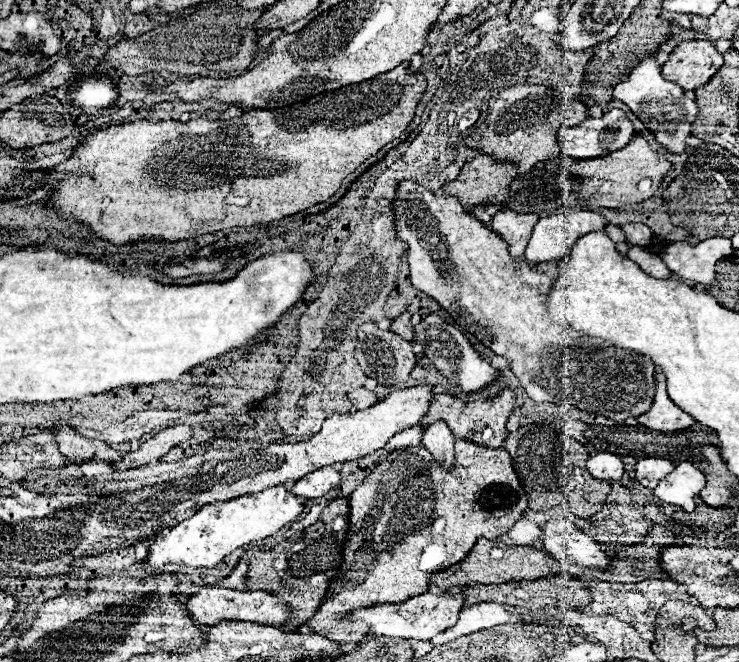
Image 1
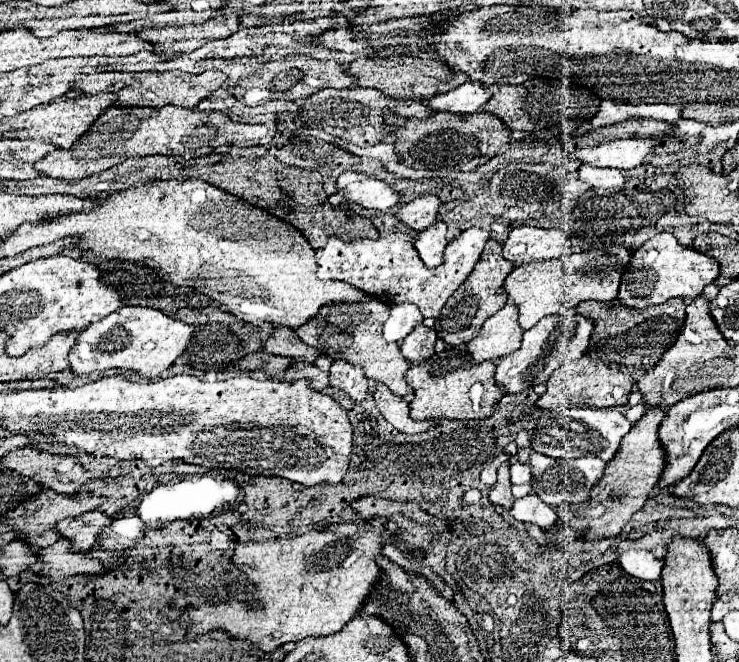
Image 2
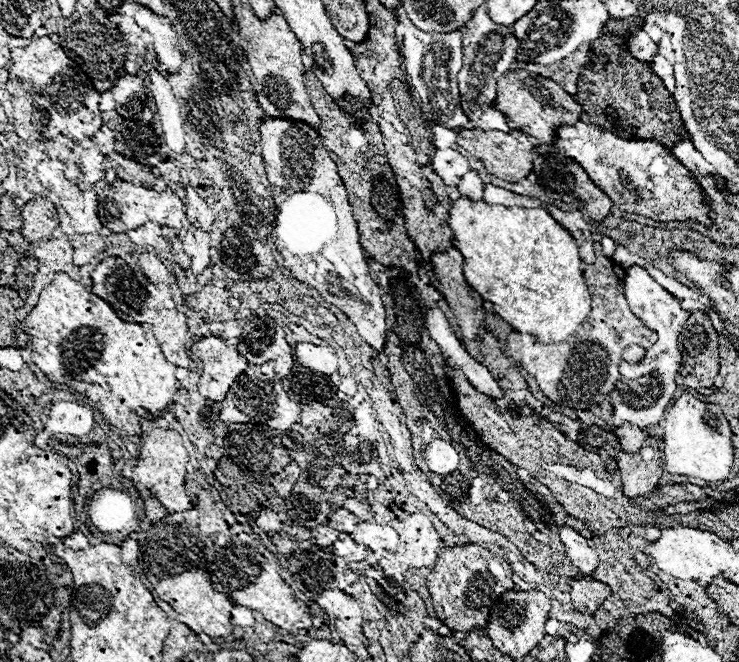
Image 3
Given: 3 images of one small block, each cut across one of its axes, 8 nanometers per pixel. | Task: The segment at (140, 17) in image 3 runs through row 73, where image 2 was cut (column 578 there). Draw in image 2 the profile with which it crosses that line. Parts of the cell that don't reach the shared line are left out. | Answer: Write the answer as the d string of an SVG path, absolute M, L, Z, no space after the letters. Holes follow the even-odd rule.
M582 164L578 170L578 178L590 188L620 188L624 184L625 171L615 168L598 168L590 164Z

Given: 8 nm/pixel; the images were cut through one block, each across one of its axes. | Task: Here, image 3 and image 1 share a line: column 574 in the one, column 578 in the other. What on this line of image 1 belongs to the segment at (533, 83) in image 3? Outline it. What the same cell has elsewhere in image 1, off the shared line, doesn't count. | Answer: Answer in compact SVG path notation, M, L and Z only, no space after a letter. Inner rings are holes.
M518 84L500 90L490 98L488 110L480 116L480 124L486 124L486 136L492 140L488 144L488 152L492 150L492 158L498 162L514 162L518 166L518 174L524 174L536 162L546 162L550 158L558 158L560 148L556 144L556 132L562 124L576 126L588 116L586 104L564 98L560 92L534 84Z

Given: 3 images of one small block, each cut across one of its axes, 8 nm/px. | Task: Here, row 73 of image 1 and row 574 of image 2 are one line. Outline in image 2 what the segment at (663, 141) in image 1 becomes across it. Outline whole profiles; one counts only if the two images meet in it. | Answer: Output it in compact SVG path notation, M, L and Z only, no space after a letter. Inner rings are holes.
M626 550L620 554L618 562L624 572L640 580L660 580L660 572L664 566L664 562L648 550Z

